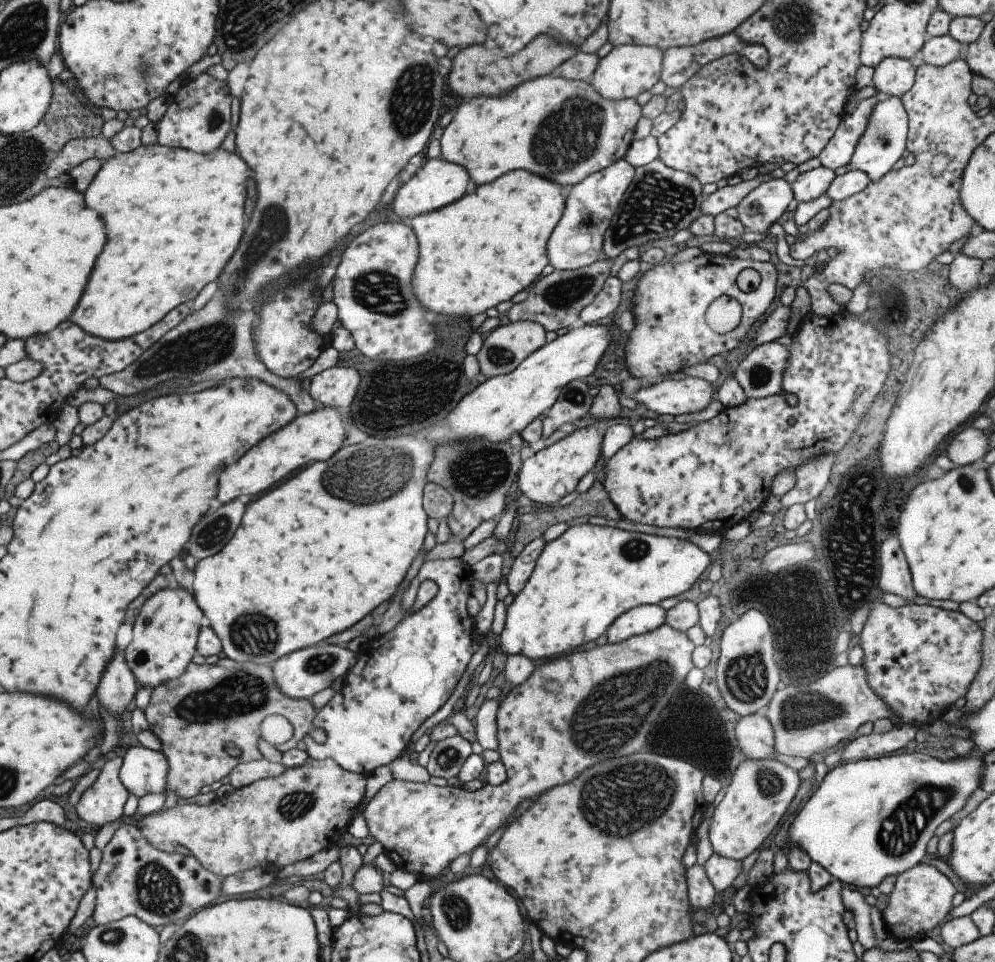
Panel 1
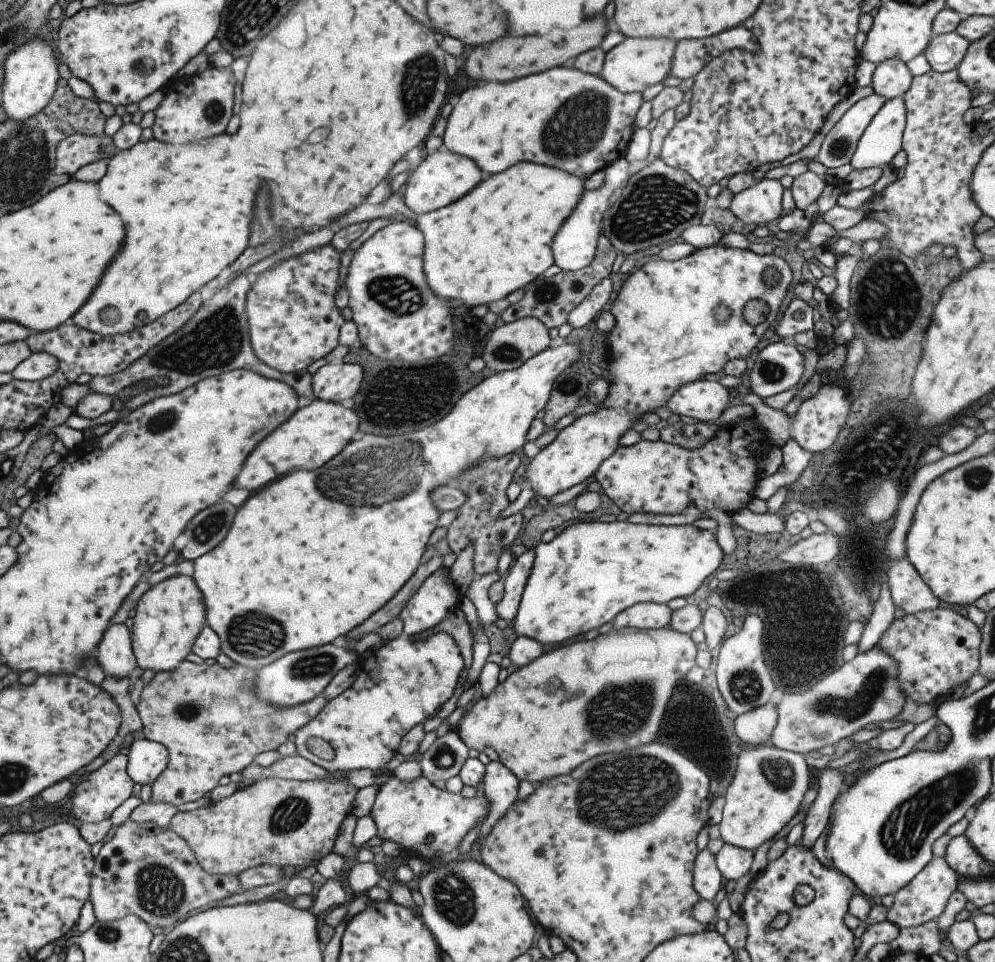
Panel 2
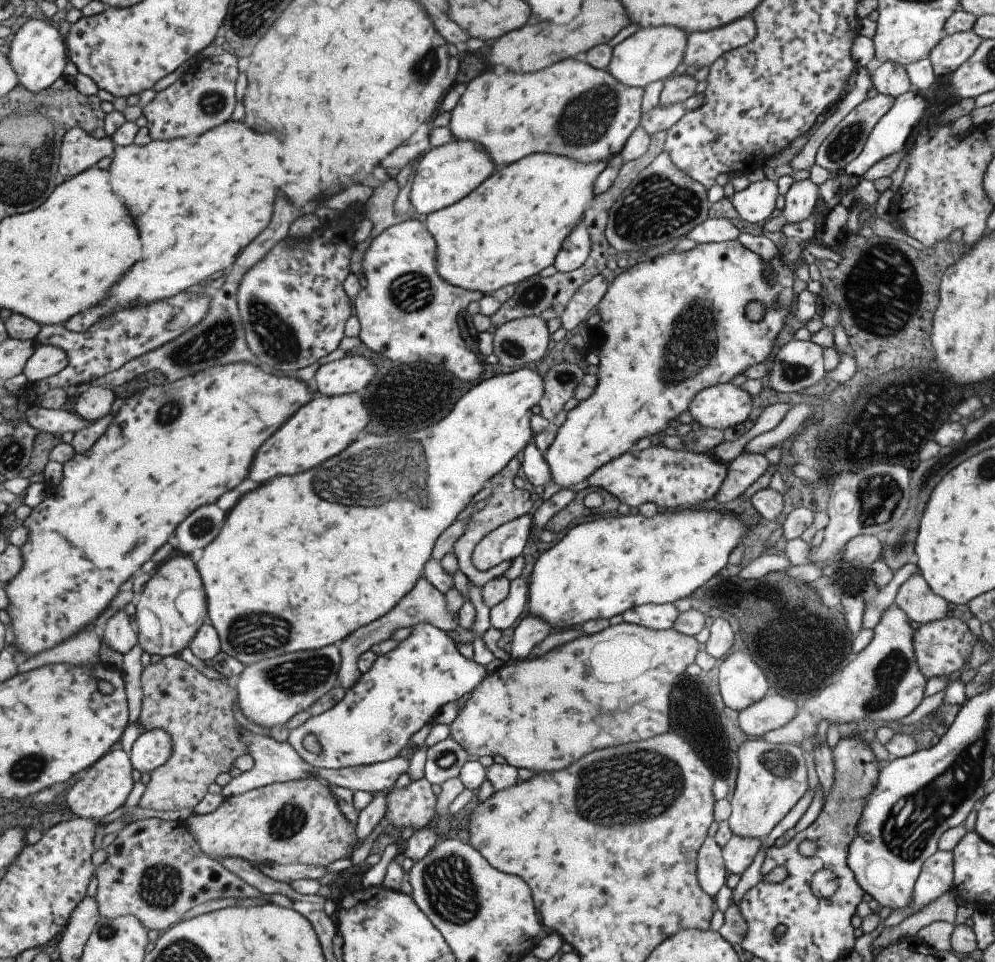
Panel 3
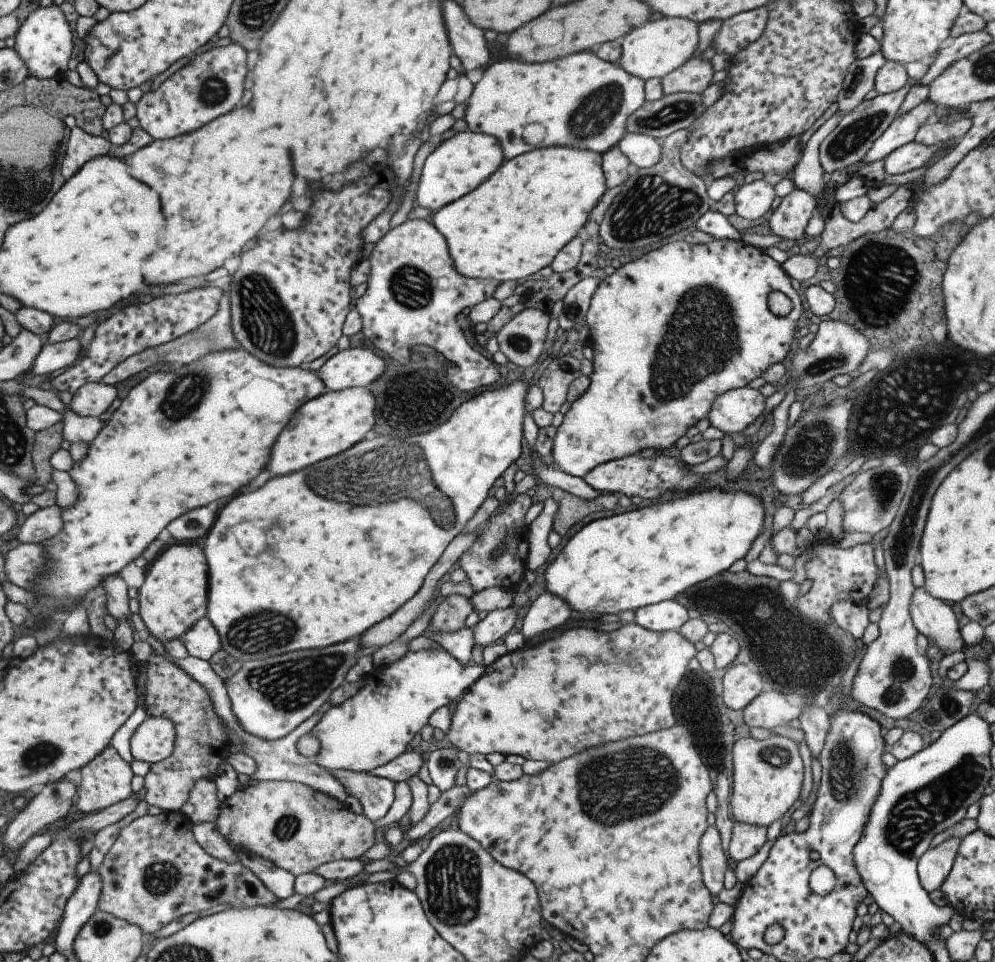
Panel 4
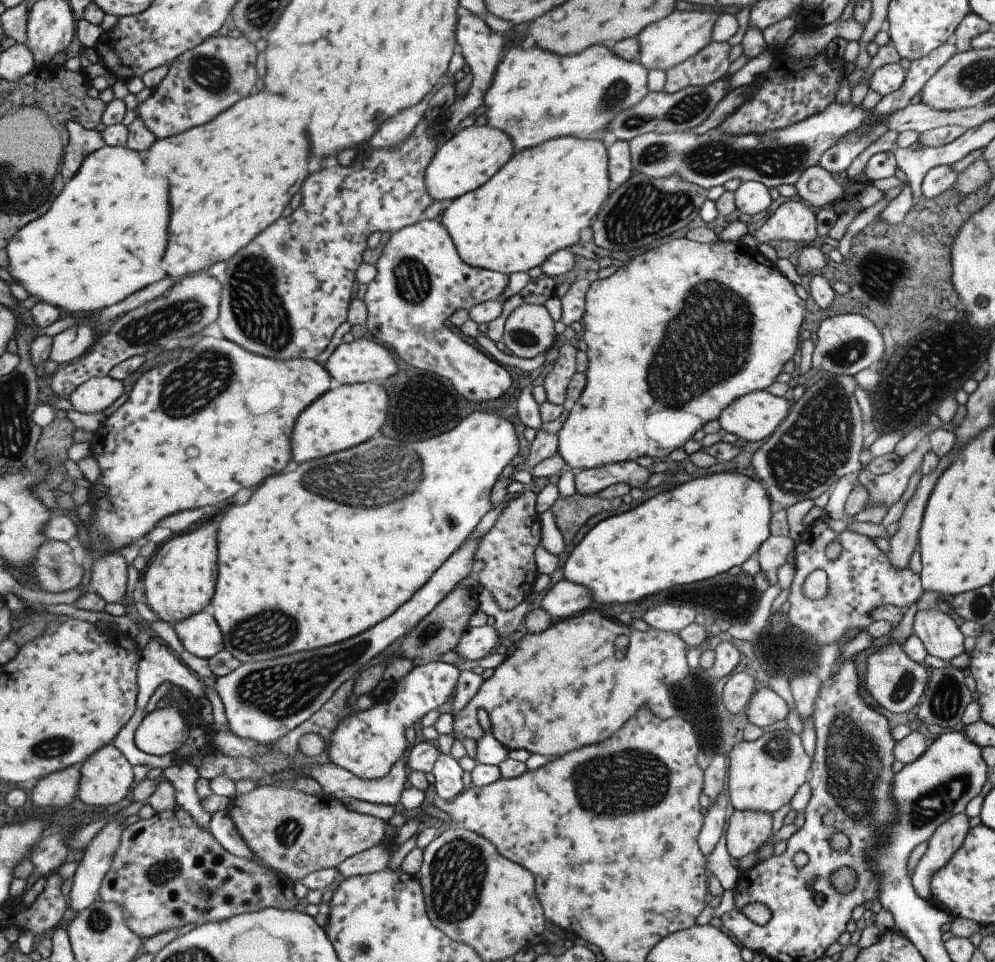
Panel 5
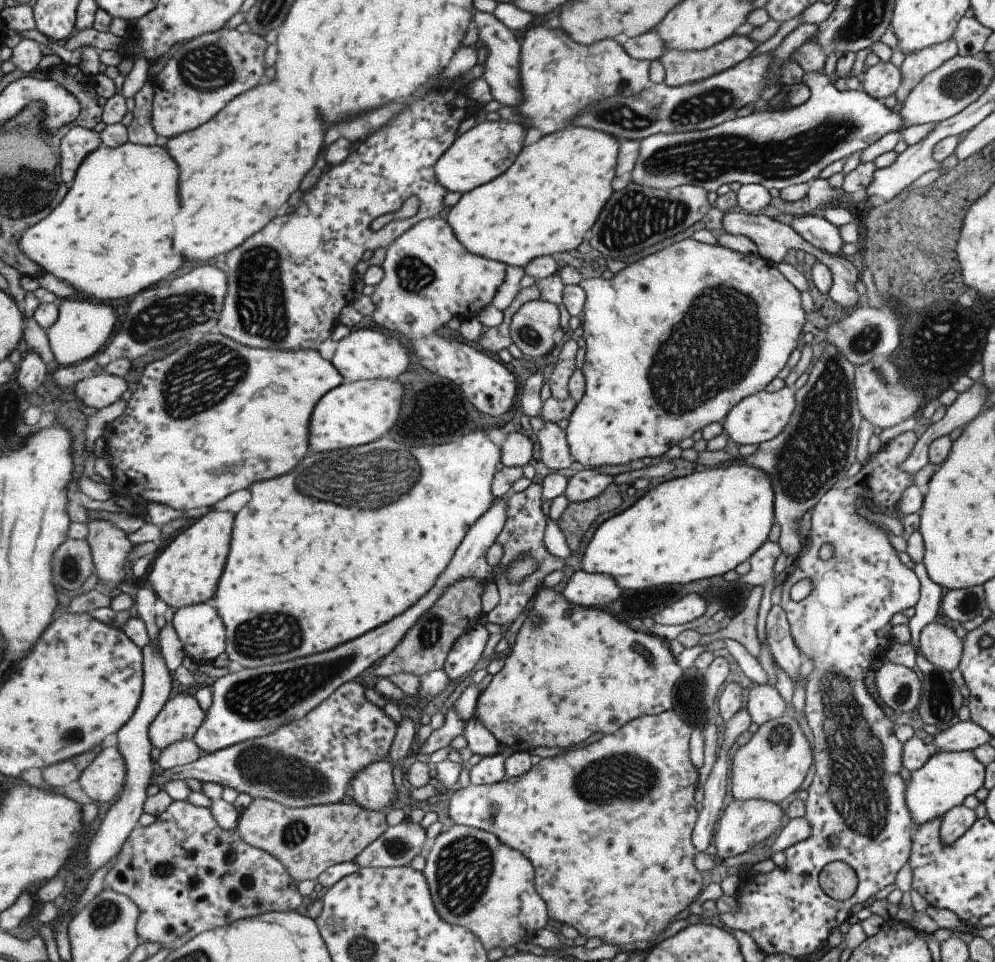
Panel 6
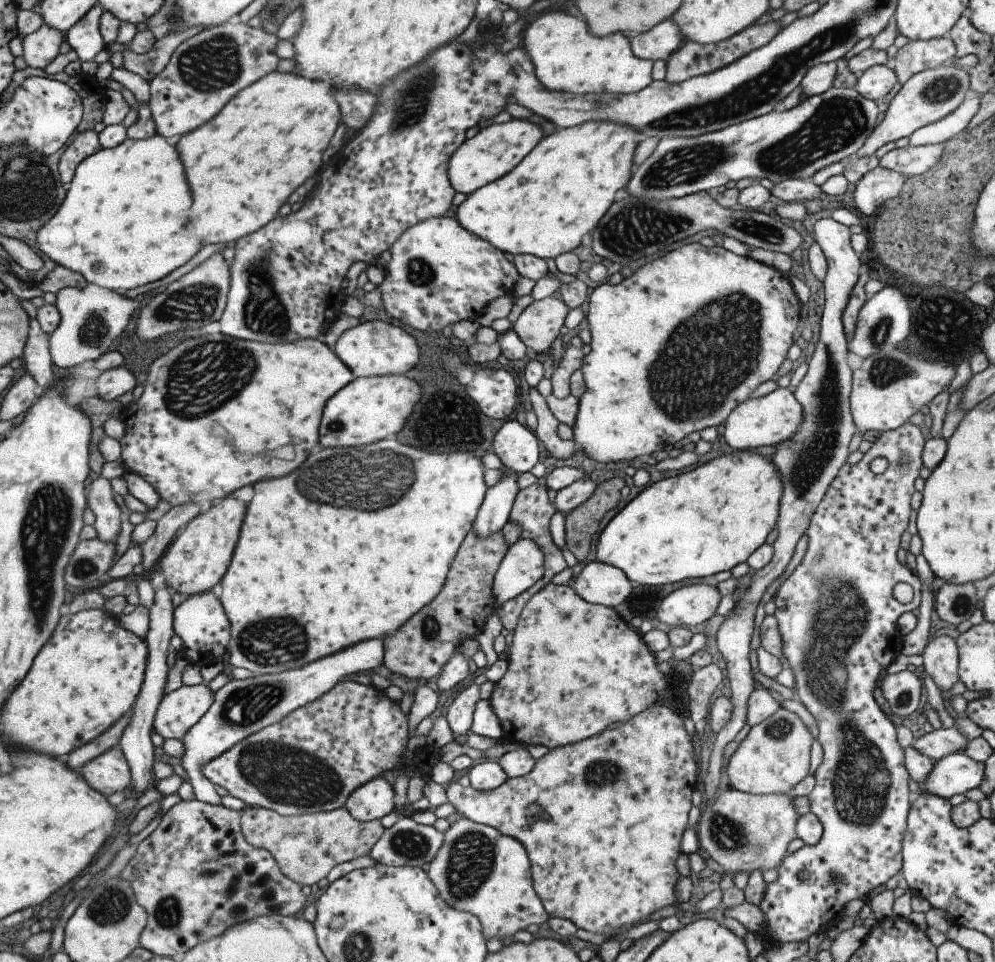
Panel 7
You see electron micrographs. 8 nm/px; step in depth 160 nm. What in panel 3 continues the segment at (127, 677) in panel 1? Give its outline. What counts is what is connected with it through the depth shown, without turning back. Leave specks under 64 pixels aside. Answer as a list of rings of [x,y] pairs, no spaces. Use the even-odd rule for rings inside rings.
[[[123,609],[118,610],[107,619],[100,640],[105,641],[109,648],[122,655],[136,645],[136,633],[133,632],[133,628],[129,624],[129,617]]]

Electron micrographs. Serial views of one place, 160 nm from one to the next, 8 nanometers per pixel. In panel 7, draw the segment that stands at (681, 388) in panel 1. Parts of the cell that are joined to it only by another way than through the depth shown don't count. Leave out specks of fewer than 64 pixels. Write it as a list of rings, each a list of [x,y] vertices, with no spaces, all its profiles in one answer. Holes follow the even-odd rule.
[[[777,387],[762,397],[739,403],[729,412],[724,421],[722,435],[724,444],[730,446],[732,451],[745,451],[759,446],[775,446],[777,443],[791,439],[800,427],[802,408],[792,392]]]

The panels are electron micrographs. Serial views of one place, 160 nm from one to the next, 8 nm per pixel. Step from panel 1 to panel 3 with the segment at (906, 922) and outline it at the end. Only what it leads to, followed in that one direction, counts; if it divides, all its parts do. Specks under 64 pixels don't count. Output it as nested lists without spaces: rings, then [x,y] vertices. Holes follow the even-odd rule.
[[[936,850],[921,865],[912,888],[910,904],[903,909],[891,911],[882,921],[884,927],[894,927],[911,913],[920,911],[931,900],[942,895],[952,886],[952,852]]]

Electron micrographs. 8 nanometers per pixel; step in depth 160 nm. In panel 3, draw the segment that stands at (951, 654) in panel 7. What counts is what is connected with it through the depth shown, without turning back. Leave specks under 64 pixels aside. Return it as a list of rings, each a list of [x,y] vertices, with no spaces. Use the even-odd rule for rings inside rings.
[[[920,574],[910,576],[898,589],[893,605],[897,605],[909,620],[922,625],[949,615],[949,603],[933,594]]]

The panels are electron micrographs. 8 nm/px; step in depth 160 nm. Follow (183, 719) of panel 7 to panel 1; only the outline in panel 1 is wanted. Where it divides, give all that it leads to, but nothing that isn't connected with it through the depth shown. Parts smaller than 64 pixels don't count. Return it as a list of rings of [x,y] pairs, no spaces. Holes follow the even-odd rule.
[[[141,745],[131,746],[122,757],[118,777],[129,794],[140,798],[149,792],[163,794],[167,769],[168,764],[161,751]]]

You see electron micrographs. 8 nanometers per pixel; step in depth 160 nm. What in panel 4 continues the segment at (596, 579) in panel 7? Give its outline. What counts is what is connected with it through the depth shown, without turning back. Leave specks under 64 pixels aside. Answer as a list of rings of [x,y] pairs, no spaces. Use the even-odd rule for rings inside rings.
[[[549,591],[539,594],[530,604],[521,622],[520,633],[526,639],[559,629],[559,626],[565,624],[571,616],[572,608],[562,598]]]

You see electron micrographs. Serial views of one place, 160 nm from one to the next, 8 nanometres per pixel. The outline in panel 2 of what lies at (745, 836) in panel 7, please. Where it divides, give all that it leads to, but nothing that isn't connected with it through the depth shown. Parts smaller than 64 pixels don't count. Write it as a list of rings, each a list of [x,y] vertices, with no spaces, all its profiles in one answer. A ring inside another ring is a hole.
[[[723,843],[714,854],[716,867],[725,880],[734,880],[747,874],[751,866],[752,854],[750,850]]]

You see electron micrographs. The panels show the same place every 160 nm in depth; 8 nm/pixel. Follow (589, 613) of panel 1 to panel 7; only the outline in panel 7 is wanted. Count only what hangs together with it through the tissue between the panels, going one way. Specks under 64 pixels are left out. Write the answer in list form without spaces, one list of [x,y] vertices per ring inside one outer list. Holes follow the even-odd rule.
[[[732,451],[711,458],[702,459],[693,470],[681,472],[677,476],[665,478],[643,488],[631,501],[629,501],[617,514],[605,524],[600,532],[596,545],[596,560],[617,567],[633,583],[633,585],[661,586],[661,584],[675,584],[689,578],[703,578],[711,576],[722,570],[730,570],[739,562],[746,562],[747,557],[760,545],[765,543],[767,534],[775,526],[778,515],[778,502],[782,495],[781,477],[771,460],[752,451]]]

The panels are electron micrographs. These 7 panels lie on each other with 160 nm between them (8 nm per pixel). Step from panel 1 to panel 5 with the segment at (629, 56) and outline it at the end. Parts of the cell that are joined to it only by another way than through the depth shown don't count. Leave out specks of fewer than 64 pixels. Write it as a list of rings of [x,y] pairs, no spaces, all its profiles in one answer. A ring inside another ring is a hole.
[[[681,4],[671,14],[648,24],[635,36],[638,40],[639,62],[647,71],[655,69],[664,72],[665,69],[697,54],[711,42],[712,26],[719,13],[717,8]]]

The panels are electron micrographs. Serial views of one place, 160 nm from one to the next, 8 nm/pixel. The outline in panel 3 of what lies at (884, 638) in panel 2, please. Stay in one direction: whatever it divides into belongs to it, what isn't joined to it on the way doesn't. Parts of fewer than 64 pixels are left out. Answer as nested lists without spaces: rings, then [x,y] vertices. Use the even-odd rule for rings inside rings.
[[[950,614],[944,619],[919,625],[917,632],[912,634],[912,647],[921,674],[926,680],[931,676],[953,677],[956,675],[956,670],[965,664],[976,640],[967,625]]]

